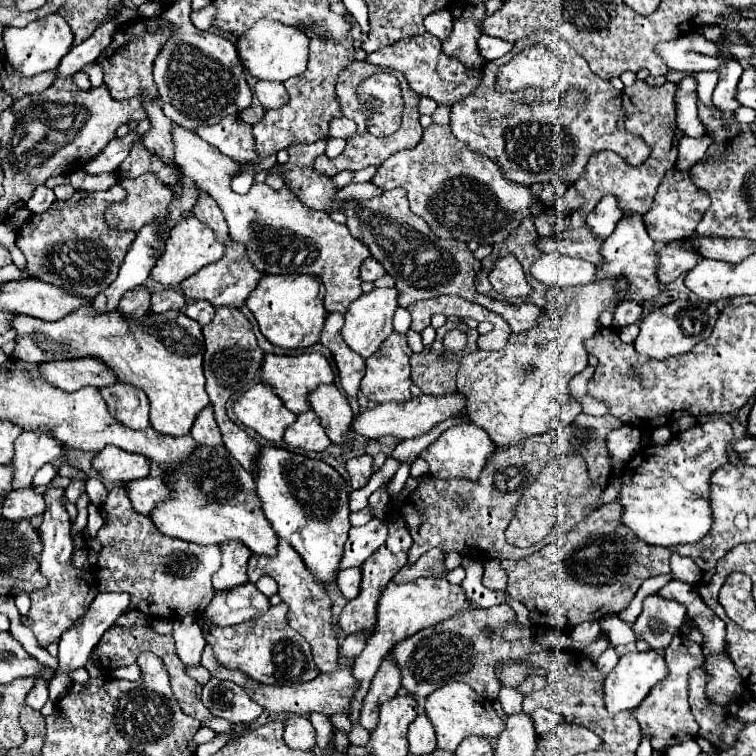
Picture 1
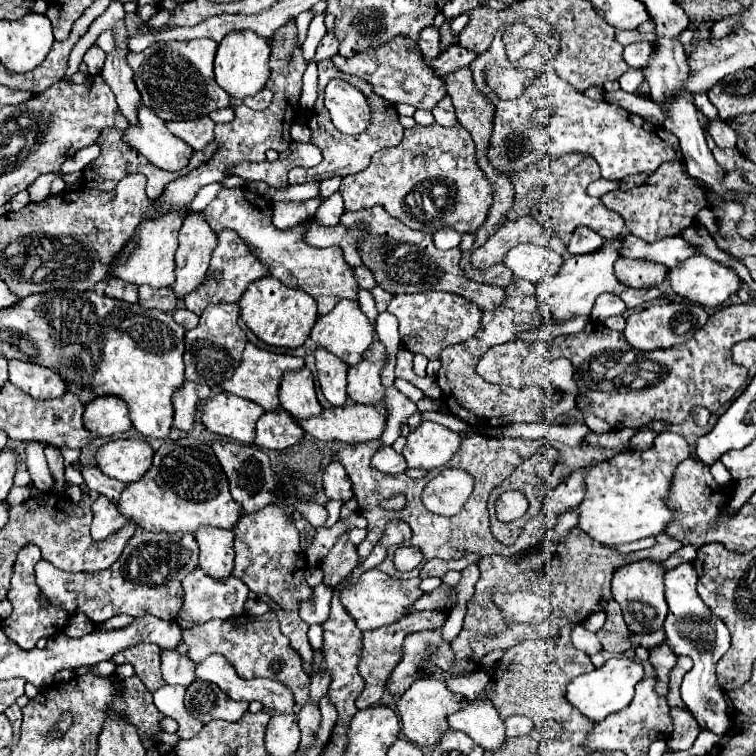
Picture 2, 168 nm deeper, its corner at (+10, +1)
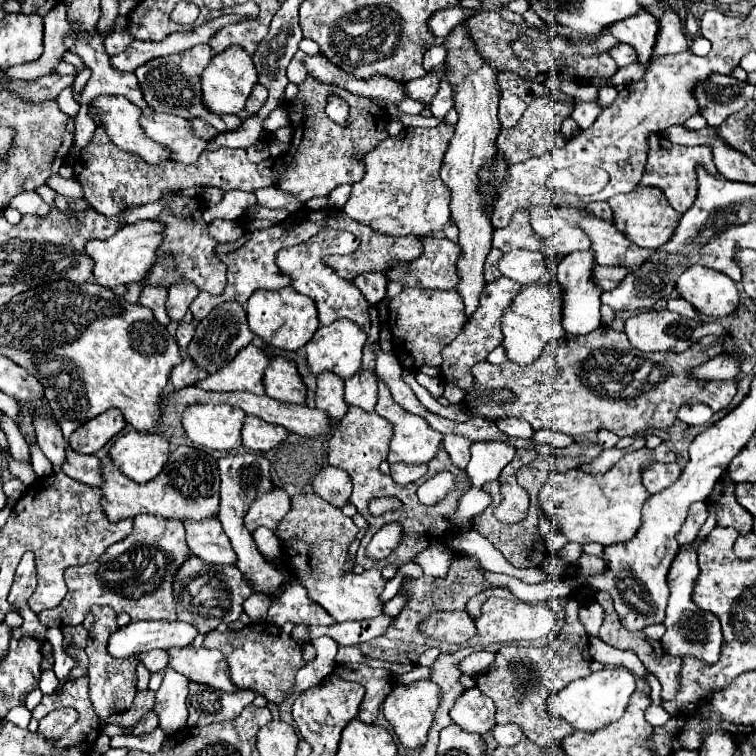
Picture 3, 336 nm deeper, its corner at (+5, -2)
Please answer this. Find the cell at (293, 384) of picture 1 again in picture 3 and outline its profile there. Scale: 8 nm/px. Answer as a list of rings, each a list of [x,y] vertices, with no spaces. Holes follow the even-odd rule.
[[[253,343],[243,347],[231,363],[197,381],[195,387],[205,391],[249,391],[255,395],[263,395],[263,371],[269,365],[267,355],[255,347]]]

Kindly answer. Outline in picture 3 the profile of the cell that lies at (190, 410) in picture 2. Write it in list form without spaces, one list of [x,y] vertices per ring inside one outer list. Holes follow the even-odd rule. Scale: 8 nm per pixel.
[[[185,357],[177,367],[173,367],[169,379],[171,379],[171,383],[173,383],[175,389],[181,389],[181,387],[189,387],[197,379],[205,379],[205,377],[207,377],[207,371],[201,369],[201,367],[197,367],[193,363],[193,359]]]

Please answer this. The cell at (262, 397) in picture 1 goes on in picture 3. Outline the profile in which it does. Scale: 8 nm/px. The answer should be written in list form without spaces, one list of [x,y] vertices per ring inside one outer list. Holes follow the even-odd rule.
[[[189,405],[183,411],[185,435],[199,449],[231,451],[241,447],[241,423],[245,413],[231,405]]]

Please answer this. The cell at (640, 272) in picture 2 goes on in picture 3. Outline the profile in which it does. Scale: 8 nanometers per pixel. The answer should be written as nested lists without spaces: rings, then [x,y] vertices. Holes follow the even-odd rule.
[[[595,265],[593,267],[593,281],[603,291],[612,290],[613,287],[619,285],[619,281],[624,279],[627,273],[629,273],[629,269],[625,269],[625,267],[601,267],[601,265]]]

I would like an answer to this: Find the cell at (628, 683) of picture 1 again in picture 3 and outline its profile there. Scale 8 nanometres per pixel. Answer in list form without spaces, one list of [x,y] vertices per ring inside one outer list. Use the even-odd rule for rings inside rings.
[[[623,667],[603,669],[603,671],[597,671],[587,677],[571,681],[565,689],[561,689],[553,697],[549,697],[547,711],[549,711],[549,717],[563,719],[577,731],[593,733],[593,731],[607,727],[609,723],[617,721],[623,715],[633,691],[635,691],[635,677],[631,671],[627,671]]]

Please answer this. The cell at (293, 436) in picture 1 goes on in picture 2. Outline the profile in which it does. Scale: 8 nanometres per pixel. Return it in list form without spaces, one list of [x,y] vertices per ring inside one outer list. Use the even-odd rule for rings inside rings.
[[[266,412],[256,422],[254,444],[268,450],[286,450],[304,438],[304,430],[298,426],[290,412]]]

